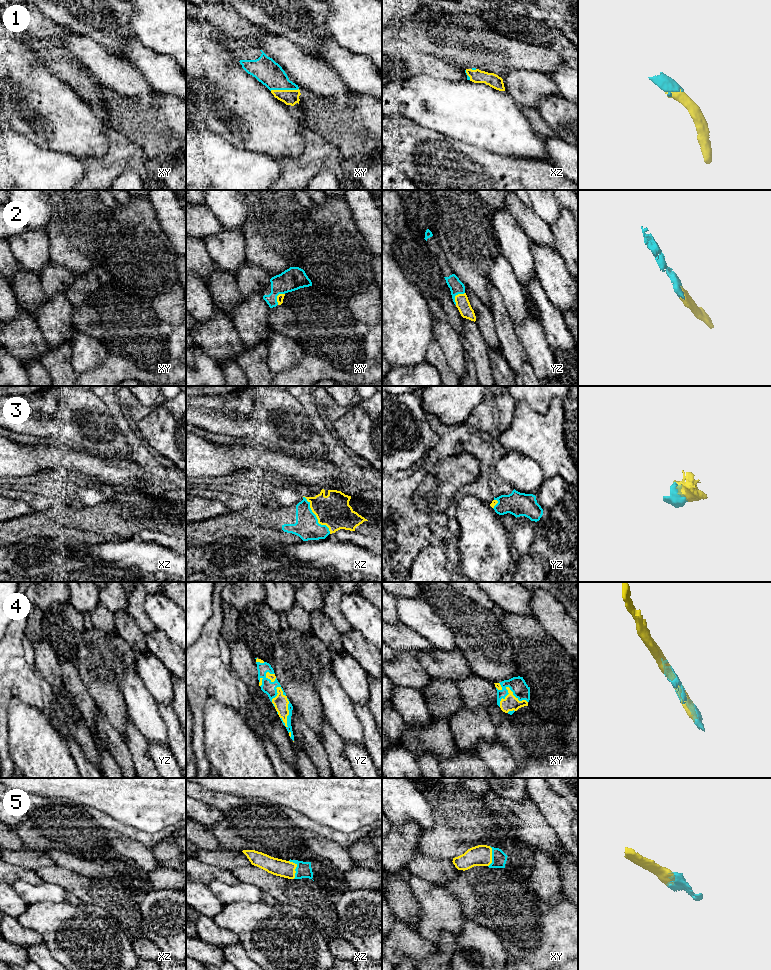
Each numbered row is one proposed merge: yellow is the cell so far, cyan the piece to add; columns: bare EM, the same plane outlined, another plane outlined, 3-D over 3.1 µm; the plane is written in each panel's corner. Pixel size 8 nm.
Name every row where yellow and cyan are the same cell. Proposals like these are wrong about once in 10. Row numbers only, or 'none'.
1, 2, 3, 4, 5

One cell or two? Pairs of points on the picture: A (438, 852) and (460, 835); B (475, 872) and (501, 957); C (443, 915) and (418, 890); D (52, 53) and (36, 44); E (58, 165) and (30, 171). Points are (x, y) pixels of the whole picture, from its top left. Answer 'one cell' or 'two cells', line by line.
A: one cell
B: two cells
C: one cell
D: one cell
E: one cell

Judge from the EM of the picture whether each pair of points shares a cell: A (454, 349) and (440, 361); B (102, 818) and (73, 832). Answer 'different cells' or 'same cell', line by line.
A: different cells
B: same cell

